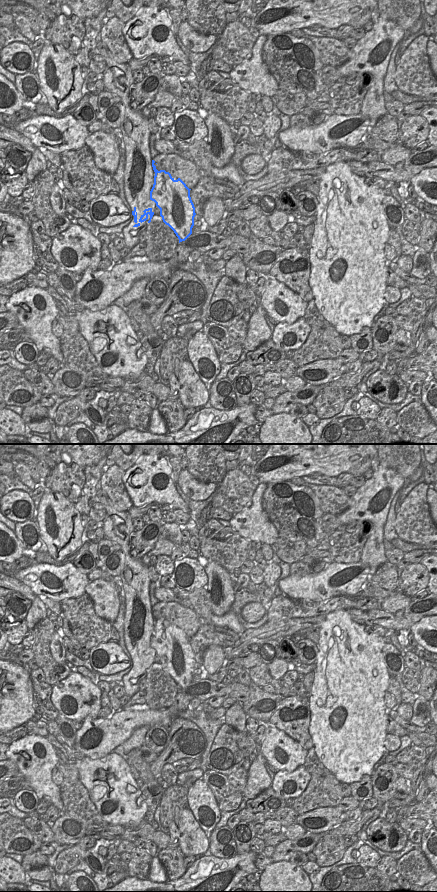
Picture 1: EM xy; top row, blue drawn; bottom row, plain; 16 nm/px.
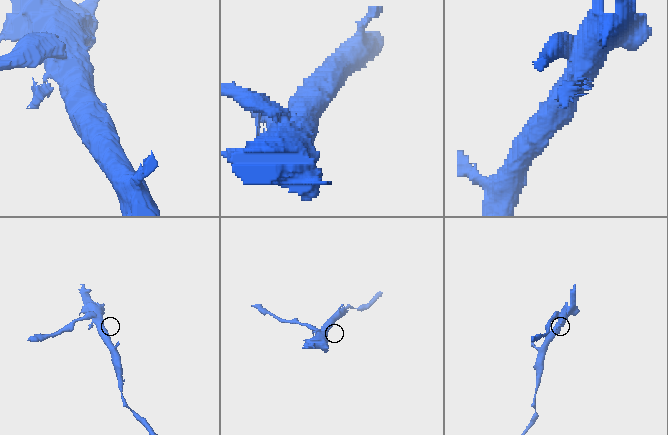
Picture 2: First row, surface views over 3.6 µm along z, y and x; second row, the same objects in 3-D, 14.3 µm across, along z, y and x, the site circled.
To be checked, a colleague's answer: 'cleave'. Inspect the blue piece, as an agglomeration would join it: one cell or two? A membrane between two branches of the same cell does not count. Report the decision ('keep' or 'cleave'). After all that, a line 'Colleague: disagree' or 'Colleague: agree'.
cleave
Colleague: agree

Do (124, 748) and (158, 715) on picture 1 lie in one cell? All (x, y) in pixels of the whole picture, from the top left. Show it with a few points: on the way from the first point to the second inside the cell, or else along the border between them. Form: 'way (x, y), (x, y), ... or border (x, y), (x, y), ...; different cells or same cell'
border (149, 726), (137, 727), (127, 739); different cells

